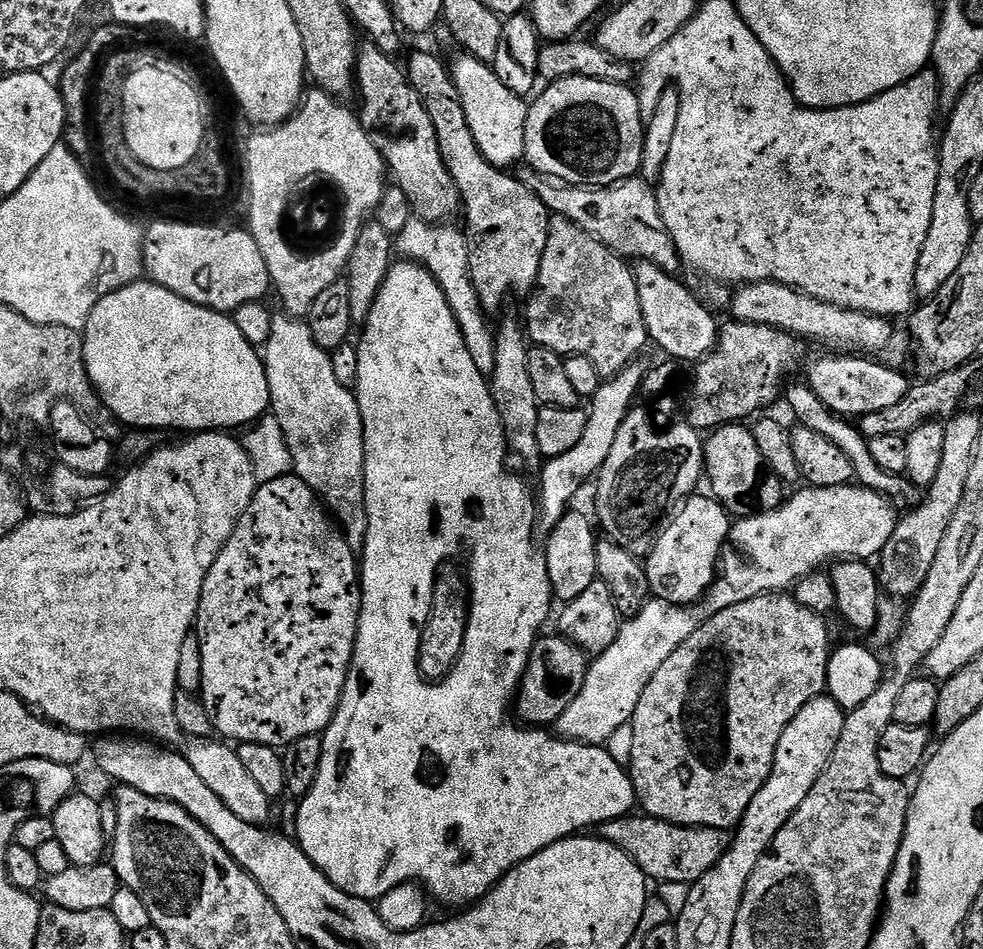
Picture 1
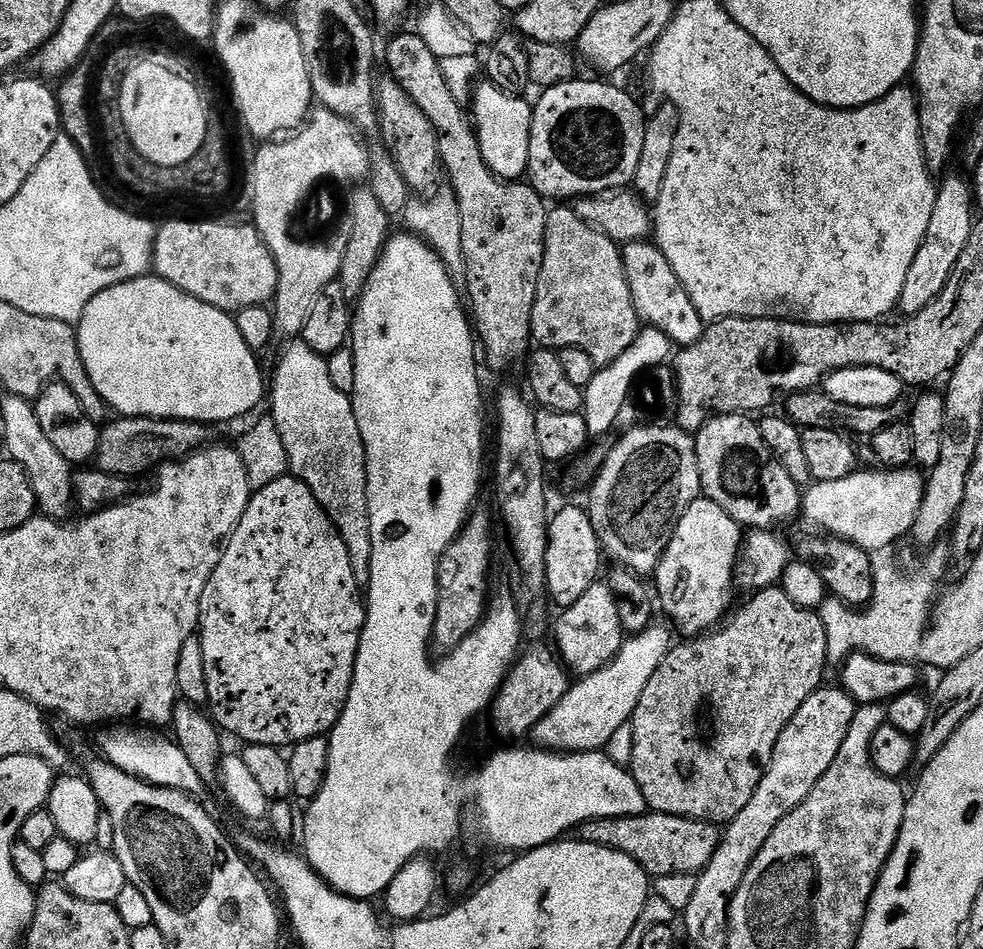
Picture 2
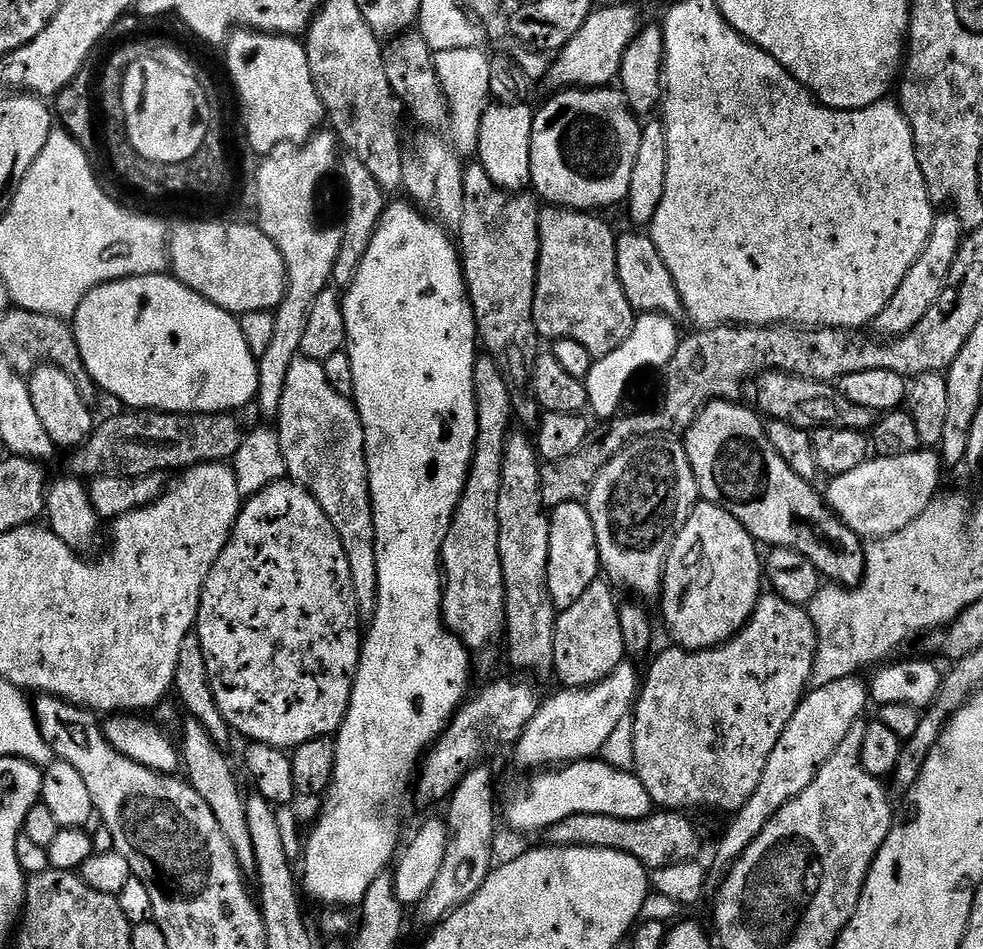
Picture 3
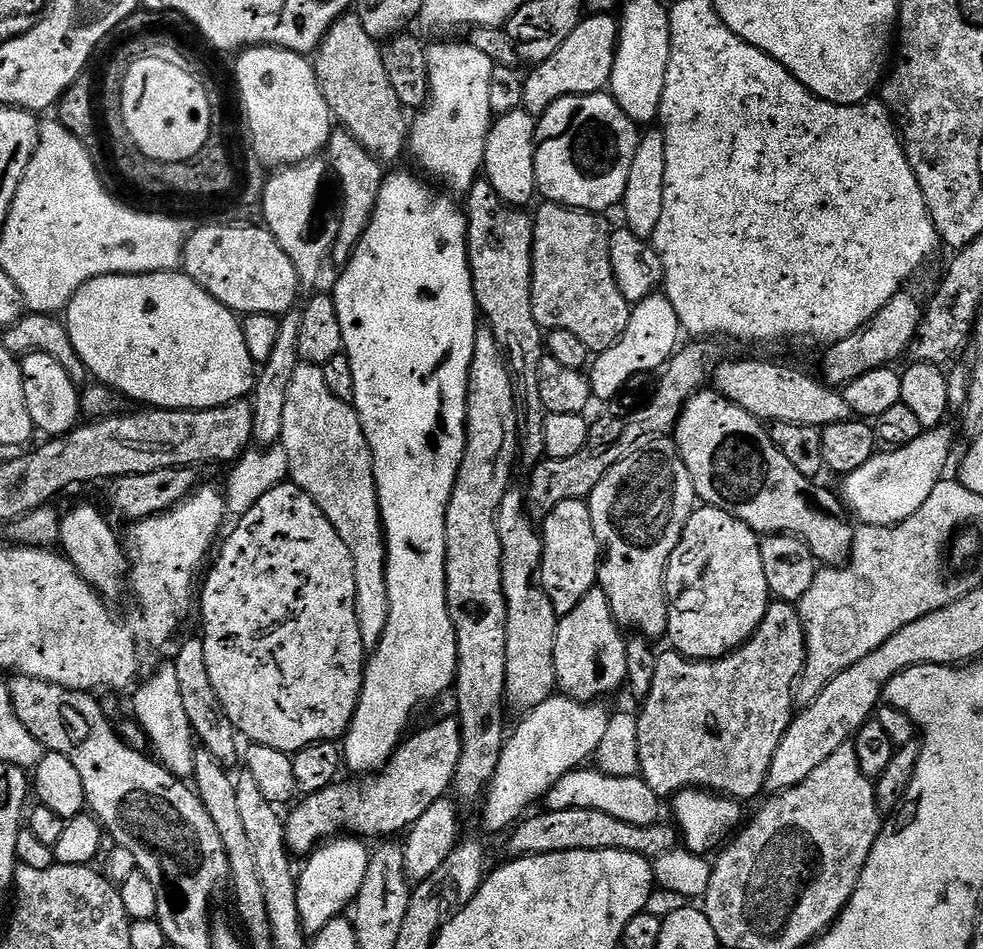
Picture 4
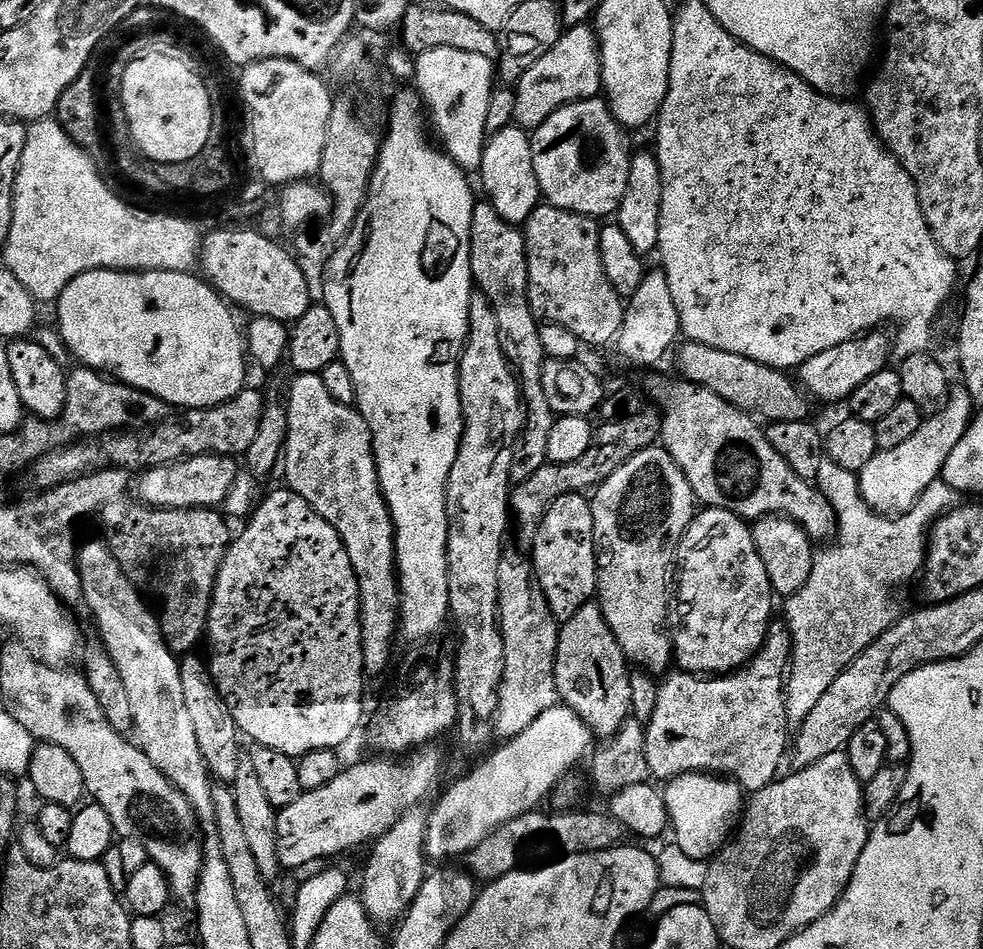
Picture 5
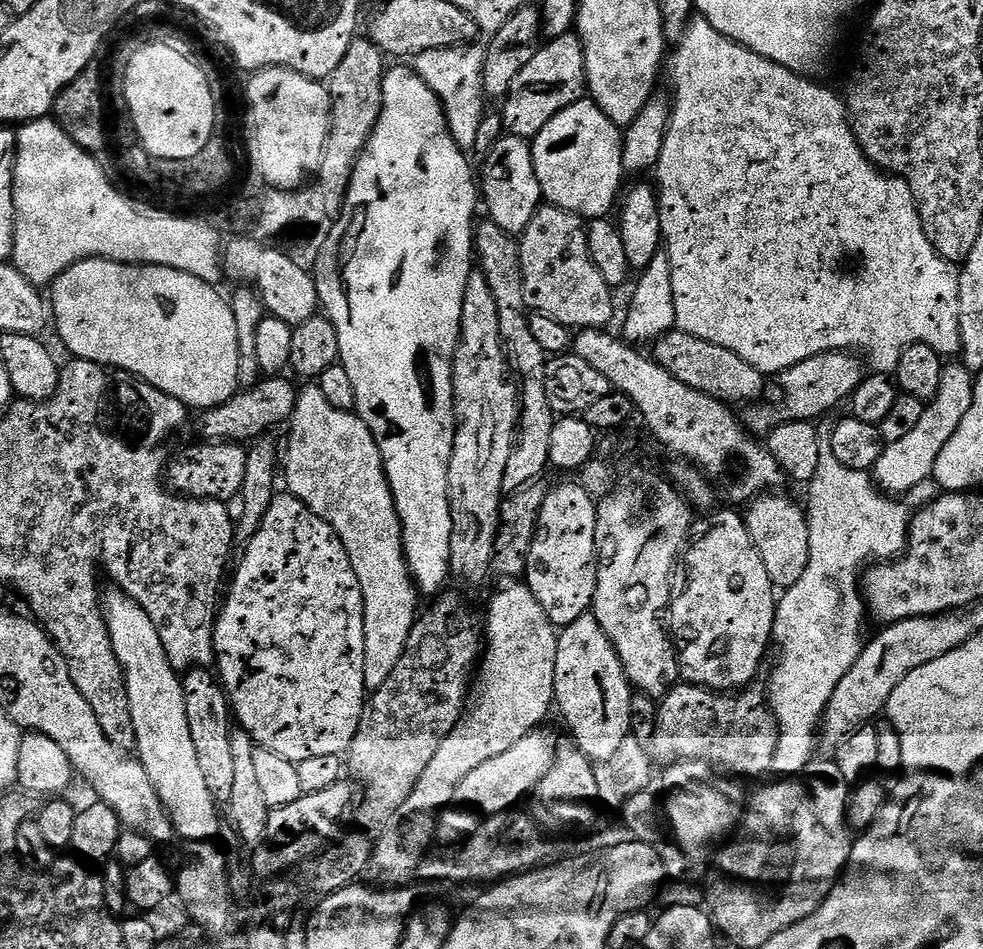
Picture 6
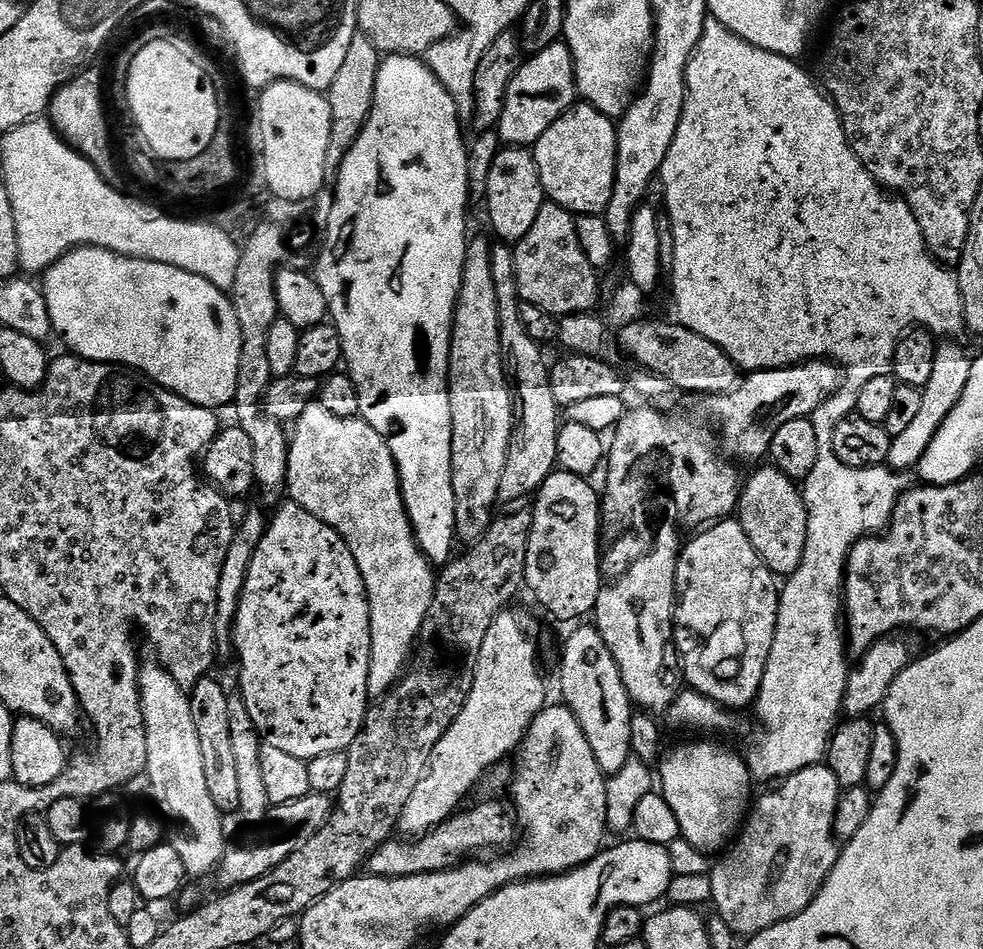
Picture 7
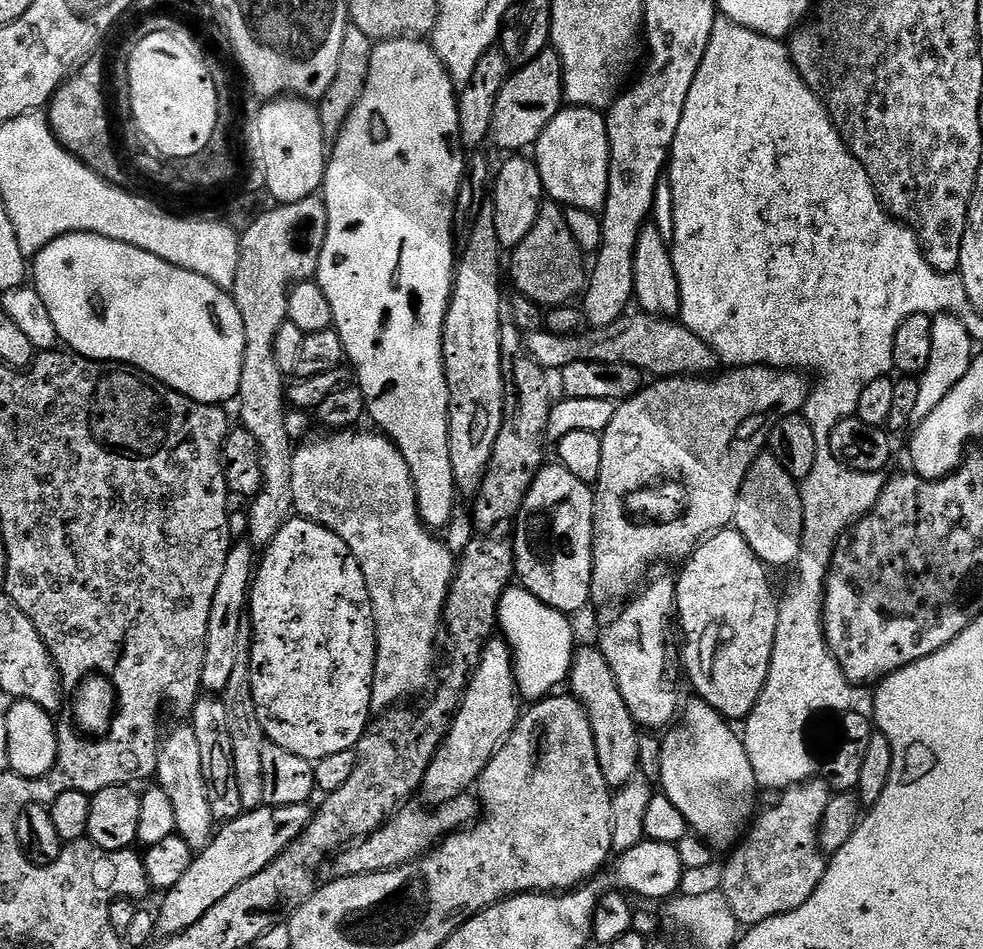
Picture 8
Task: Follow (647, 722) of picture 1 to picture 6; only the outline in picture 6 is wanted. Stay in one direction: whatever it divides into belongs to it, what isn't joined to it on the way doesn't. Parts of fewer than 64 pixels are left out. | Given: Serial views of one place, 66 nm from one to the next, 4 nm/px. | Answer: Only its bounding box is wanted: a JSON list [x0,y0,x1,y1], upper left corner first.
[650,683,780,777]

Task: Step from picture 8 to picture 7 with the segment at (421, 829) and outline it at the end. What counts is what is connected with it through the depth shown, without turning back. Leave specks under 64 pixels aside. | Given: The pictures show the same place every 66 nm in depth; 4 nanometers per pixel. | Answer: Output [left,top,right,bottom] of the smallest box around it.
[367,800,518,875]

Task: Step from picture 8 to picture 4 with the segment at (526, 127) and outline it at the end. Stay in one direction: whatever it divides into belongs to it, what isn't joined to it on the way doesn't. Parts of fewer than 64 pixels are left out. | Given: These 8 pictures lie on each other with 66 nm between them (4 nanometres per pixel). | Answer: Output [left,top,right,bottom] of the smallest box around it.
[523,15,620,114]

